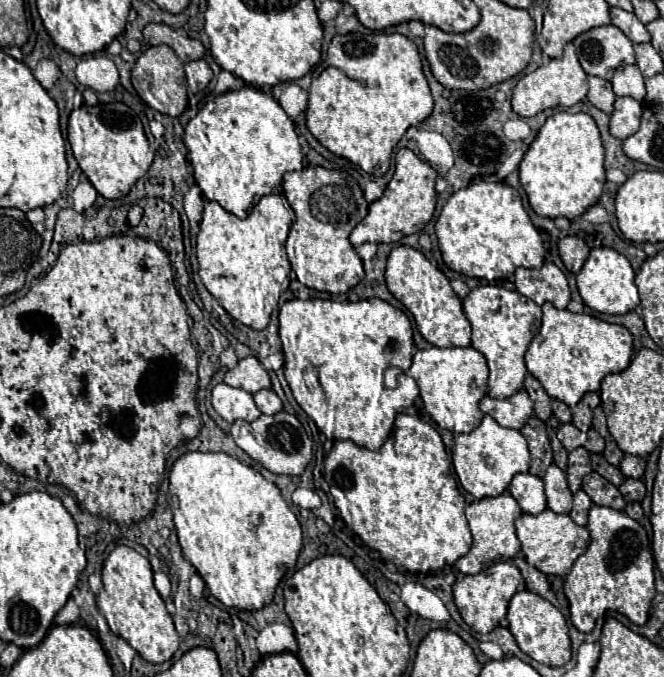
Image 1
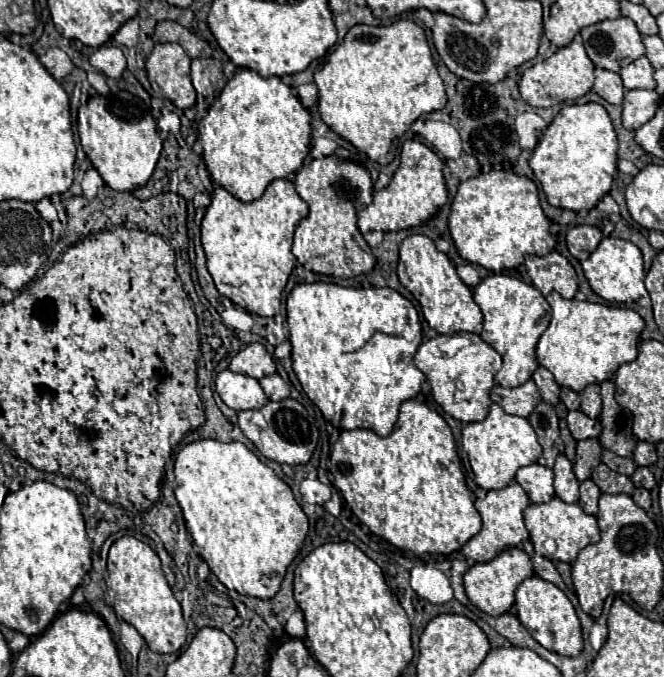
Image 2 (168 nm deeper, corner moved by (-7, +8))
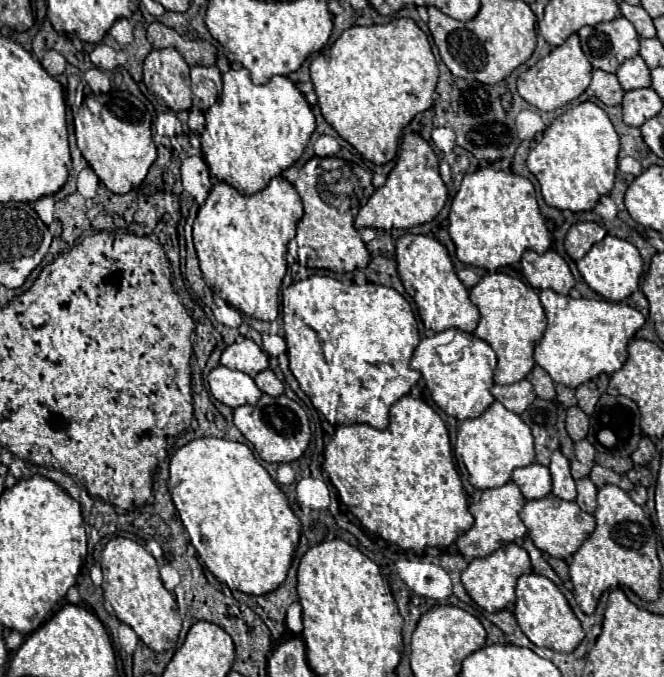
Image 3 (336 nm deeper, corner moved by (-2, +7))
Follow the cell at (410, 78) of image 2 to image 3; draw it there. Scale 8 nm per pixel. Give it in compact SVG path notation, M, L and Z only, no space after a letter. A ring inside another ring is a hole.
M412 19L350 27L310 63L314 91L326 123L364 159L384 165L394 159L402 129L434 103L438 67L426 33Z

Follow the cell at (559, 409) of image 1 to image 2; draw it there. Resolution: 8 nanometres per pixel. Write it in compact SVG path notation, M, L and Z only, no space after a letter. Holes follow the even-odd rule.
M561 388L561 400L565 402L565 406L567 406L569 410L577 410L579 404L581 404L579 394L573 392L573 390L569 390L569 388Z

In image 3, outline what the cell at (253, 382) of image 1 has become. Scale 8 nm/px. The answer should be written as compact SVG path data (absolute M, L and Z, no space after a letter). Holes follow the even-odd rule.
M244 339L226 347L220 363L228 369L236 369L250 377L256 377L260 371L268 369L268 355L252 339Z

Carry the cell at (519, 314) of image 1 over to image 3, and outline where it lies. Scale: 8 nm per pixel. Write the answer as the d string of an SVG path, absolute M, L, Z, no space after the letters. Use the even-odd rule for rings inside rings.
M490 273L484 275L480 283L470 289L470 301L480 311L480 323L474 335L486 341L498 357L494 383L510 385L524 379L534 367L534 345L546 329L546 315L538 293L520 279L508 277L504 273Z

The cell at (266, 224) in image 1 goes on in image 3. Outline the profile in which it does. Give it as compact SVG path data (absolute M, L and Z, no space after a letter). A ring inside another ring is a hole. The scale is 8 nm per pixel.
M274 177L266 189L254 195L240 195L234 187L222 181L214 183L194 221L194 245L206 285L244 315L260 321L274 321L280 307L280 285L286 275L286 245L296 233L296 223L302 219L302 215L304 207L300 195L284 177Z

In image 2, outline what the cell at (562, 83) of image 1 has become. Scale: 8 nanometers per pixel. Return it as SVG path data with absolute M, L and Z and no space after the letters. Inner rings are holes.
M577 34L569 46L559 48L551 58L537 62L523 72L521 82L519 82L521 98L529 106L541 106L541 108L547 108L565 100L577 100L593 88L593 70L595 66L583 48L581 36Z

